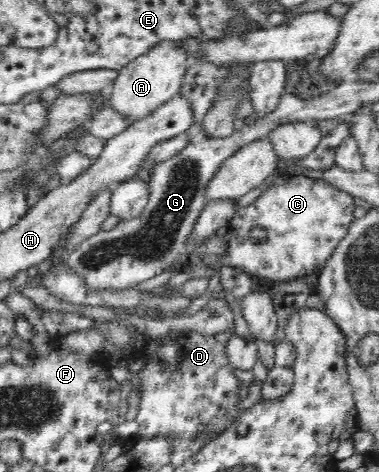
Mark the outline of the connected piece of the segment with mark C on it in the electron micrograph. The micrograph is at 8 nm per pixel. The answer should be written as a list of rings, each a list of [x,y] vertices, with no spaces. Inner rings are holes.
[[[285,172],[282,176],[273,176],[270,182],[271,185],[262,191],[261,195],[256,198],[254,202],[242,208],[236,209],[236,213],[233,215],[228,225],[227,234],[229,234],[230,239],[228,242],[227,252],[226,255],[221,256],[220,264],[222,266],[226,265],[230,267],[239,267],[242,269],[242,271],[248,273],[252,277],[261,280],[263,283],[266,281],[281,282],[291,280],[312,272],[320,273],[321,269],[325,266],[326,263],[328,263],[328,259],[332,257],[334,248],[339,244],[341,239],[344,239],[344,236],[348,233],[350,224],[354,221],[353,211],[355,206],[353,196],[348,192],[336,189],[335,187],[328,185],[325,181],[307,177],[304,174],[296,175]],[[256,227],[260,227],[266,231],[266,241],[256,243],[256,241],[251,240],[250,232]]]

